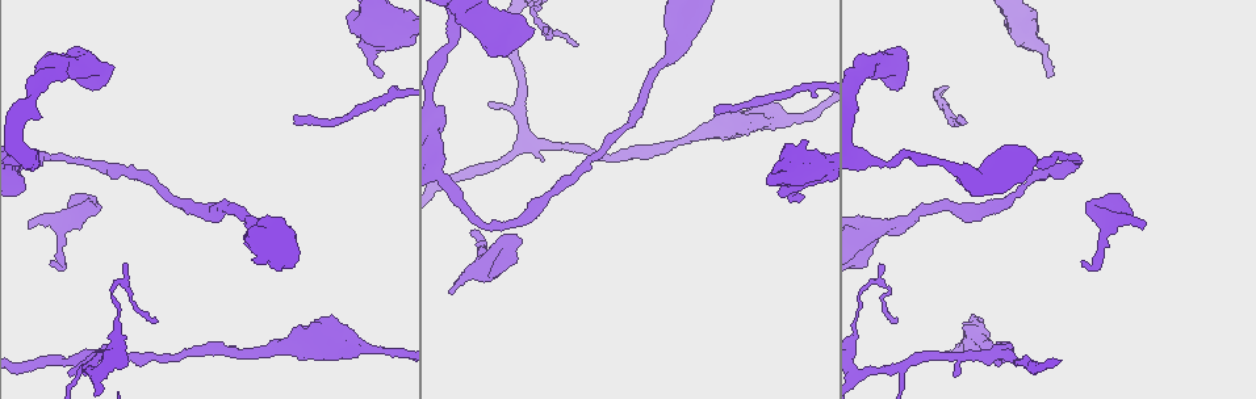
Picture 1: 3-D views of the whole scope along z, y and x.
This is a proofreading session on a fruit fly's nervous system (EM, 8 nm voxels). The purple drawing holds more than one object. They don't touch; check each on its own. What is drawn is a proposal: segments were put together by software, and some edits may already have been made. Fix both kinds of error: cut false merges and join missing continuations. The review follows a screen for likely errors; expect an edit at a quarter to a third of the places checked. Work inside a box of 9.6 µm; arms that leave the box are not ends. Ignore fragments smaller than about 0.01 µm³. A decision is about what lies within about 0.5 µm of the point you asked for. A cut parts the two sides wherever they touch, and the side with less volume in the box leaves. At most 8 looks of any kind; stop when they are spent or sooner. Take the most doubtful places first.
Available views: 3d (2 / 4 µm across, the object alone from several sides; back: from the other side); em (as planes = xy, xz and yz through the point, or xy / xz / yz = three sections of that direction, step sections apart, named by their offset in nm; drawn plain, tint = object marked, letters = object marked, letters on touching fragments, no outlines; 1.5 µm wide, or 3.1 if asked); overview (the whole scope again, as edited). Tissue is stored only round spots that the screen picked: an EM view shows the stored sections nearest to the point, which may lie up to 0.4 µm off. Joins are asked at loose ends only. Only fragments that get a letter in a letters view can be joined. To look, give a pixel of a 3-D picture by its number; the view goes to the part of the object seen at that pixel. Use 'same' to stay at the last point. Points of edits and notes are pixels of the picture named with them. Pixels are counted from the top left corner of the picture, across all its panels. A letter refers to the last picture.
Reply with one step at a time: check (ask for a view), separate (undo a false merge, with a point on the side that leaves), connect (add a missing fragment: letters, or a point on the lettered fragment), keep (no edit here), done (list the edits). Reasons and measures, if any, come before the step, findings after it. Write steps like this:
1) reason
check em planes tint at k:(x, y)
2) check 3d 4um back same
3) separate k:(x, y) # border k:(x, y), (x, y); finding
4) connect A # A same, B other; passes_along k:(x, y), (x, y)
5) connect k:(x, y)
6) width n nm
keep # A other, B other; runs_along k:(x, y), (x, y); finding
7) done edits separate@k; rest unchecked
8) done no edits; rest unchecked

free end
check em planes letters at 1:(1140, 225)

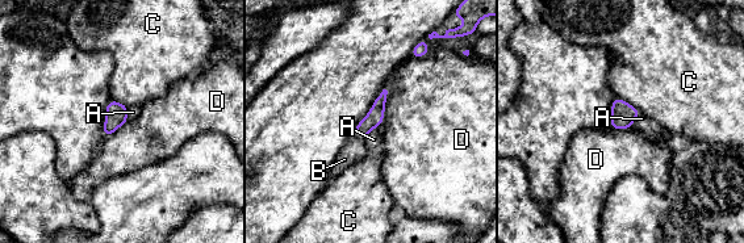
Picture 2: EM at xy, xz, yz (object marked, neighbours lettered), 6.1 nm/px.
connect B # A other, B same, C other, D other; passes_along 2:(373, 118), (359, 134), (355, 150); it goes on there

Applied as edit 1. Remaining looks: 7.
redraw
check overview

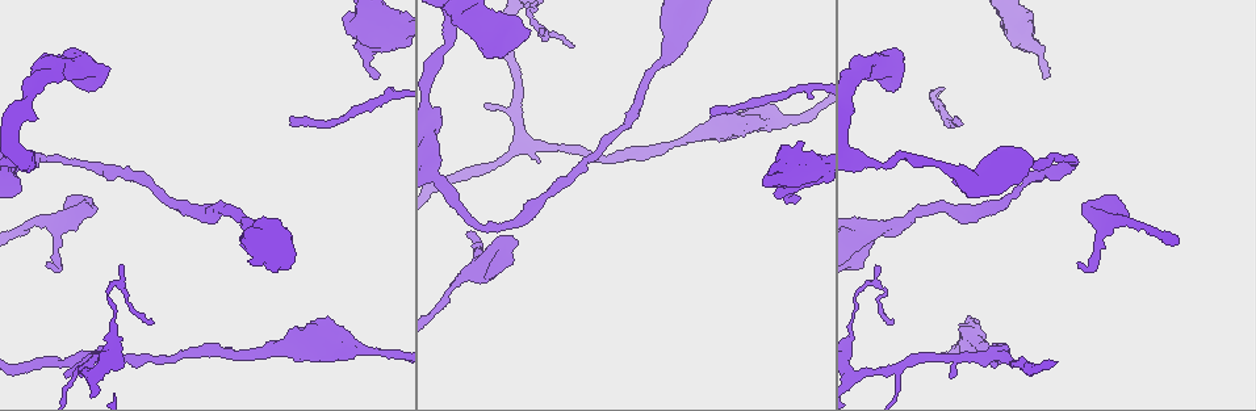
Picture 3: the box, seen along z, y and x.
an open end
check em yz step 8 tint at 3:(953, 377)

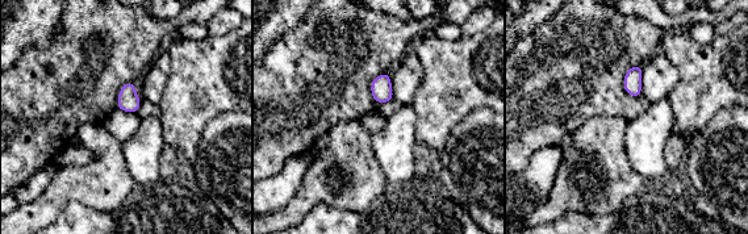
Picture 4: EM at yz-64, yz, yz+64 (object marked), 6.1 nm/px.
check em planes letters same

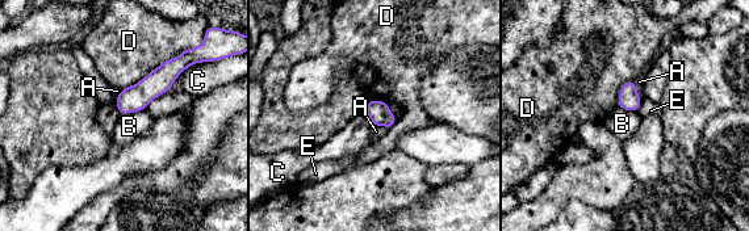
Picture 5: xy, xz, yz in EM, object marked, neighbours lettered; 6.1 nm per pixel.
keep # A other, B other, C other, D other, E other; none of them fits

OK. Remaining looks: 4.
thick end
check 3d 2um at 3:(397, 49)

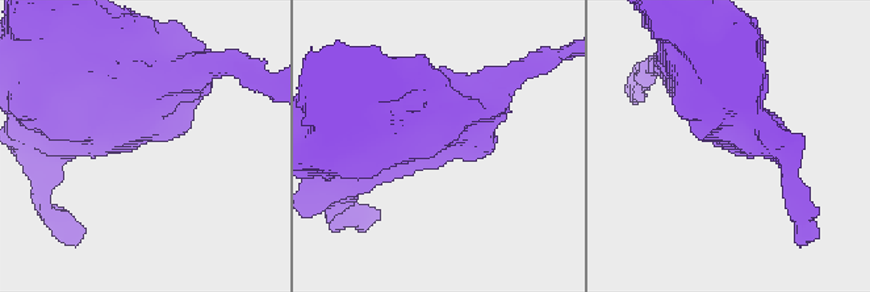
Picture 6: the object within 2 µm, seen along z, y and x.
now the EM
check em planes letters at 6:(130, 152)

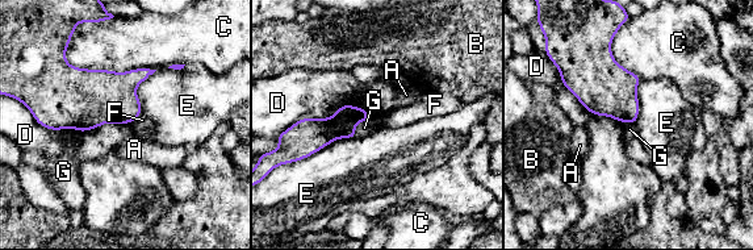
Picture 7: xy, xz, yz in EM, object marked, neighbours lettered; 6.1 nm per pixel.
keep # A other, B other, C other, D other, E other, F other, G other; no lettered fragment goes on from it

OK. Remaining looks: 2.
done edits connect@2; rest unchecked

